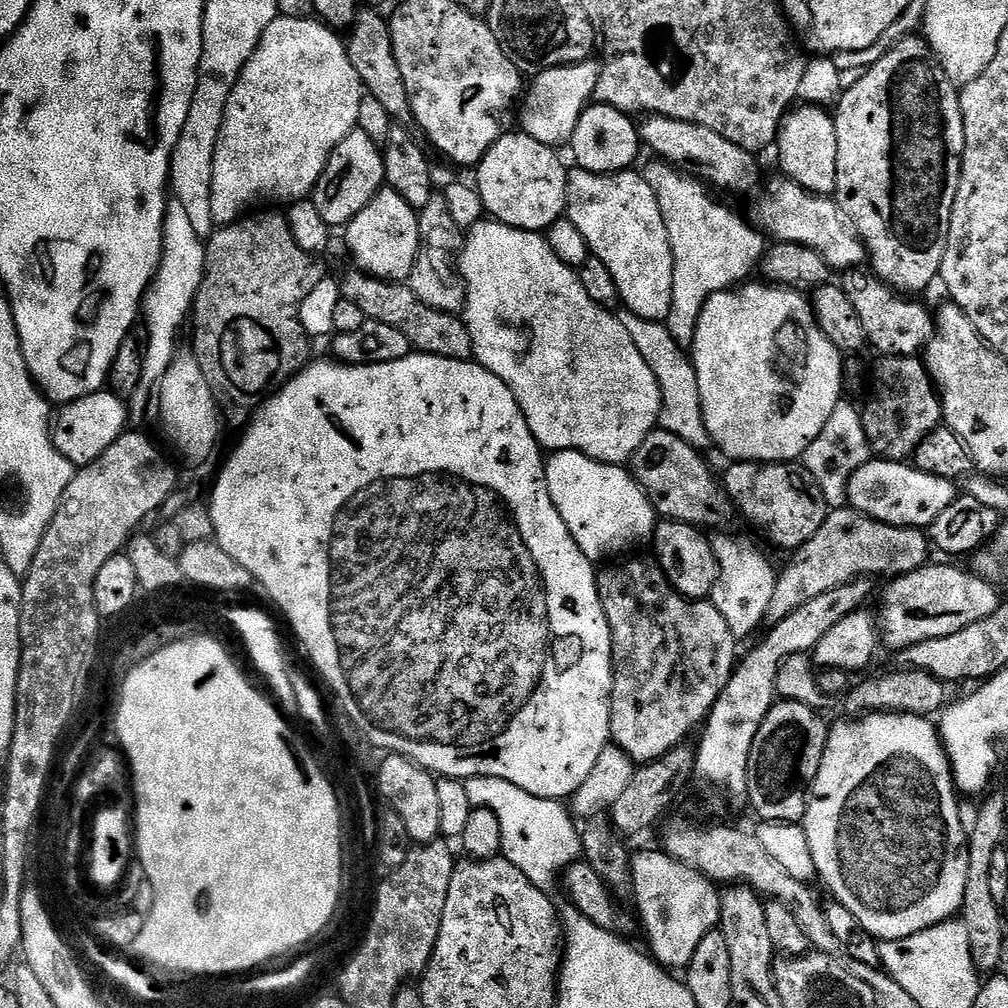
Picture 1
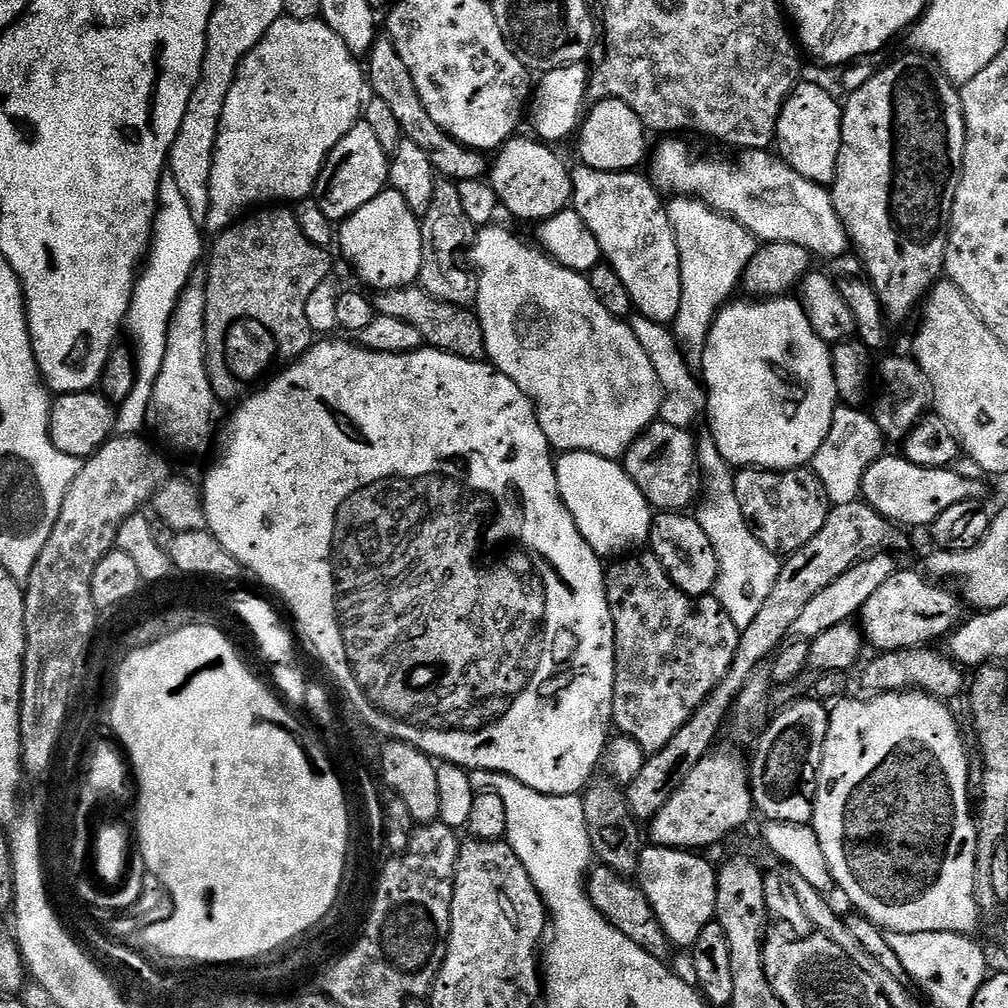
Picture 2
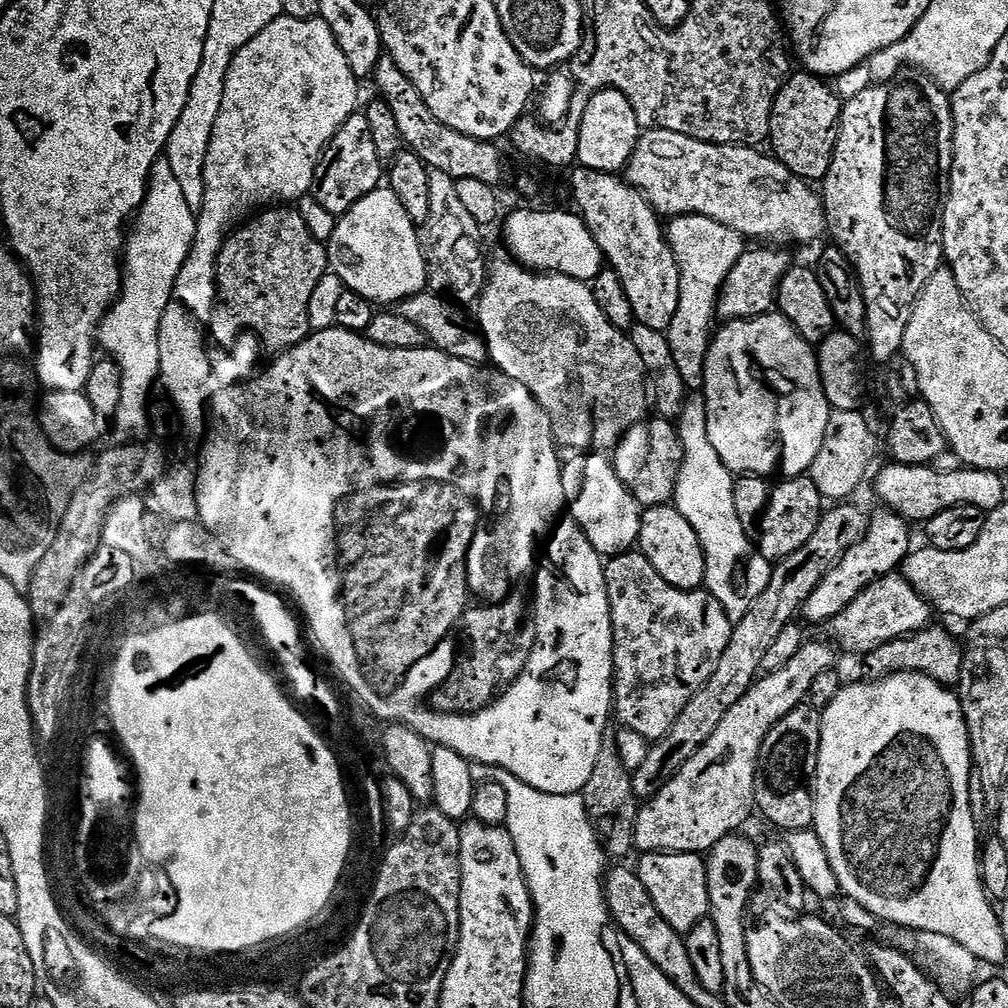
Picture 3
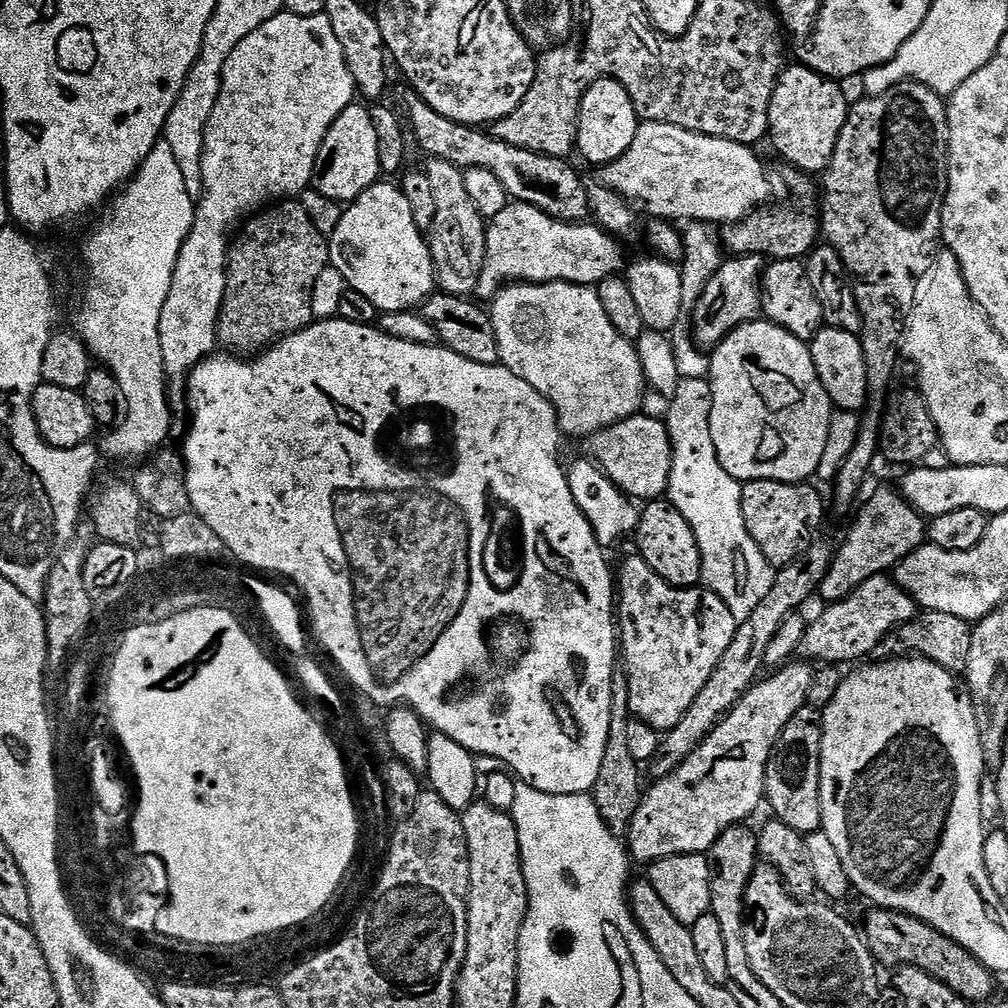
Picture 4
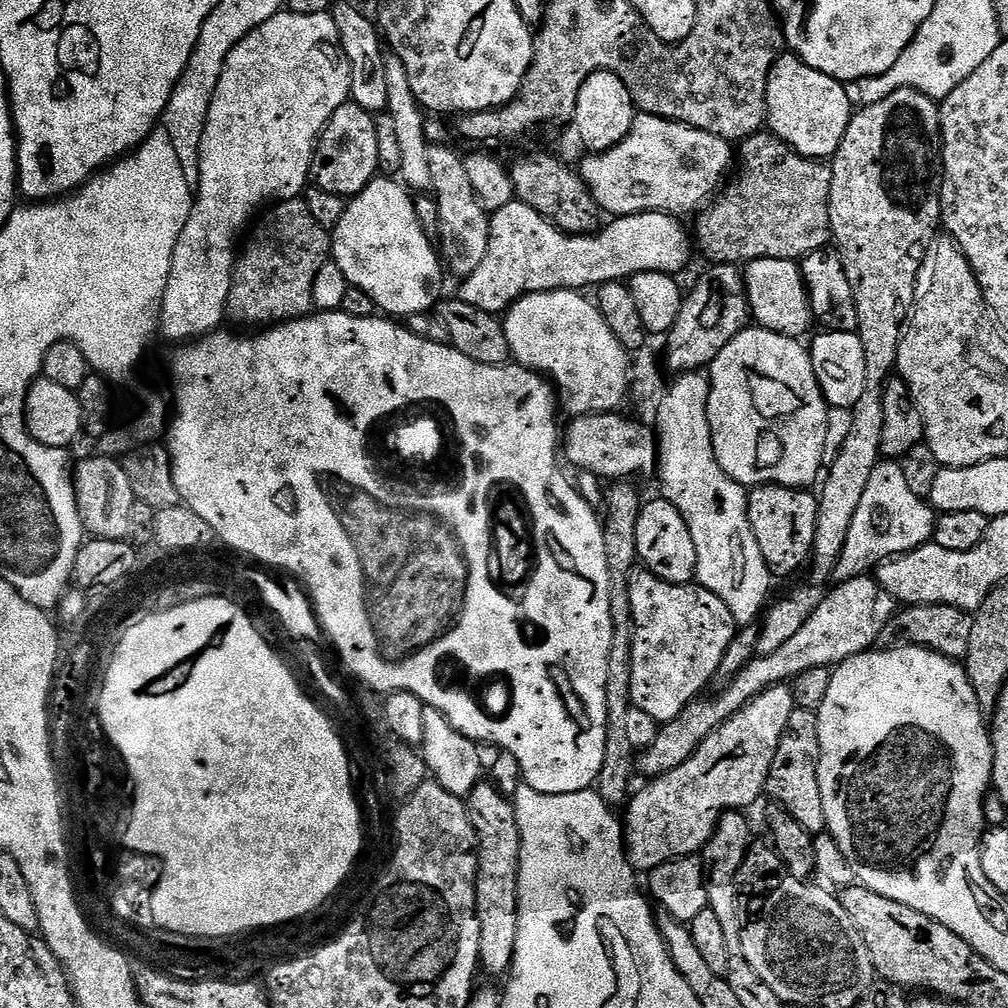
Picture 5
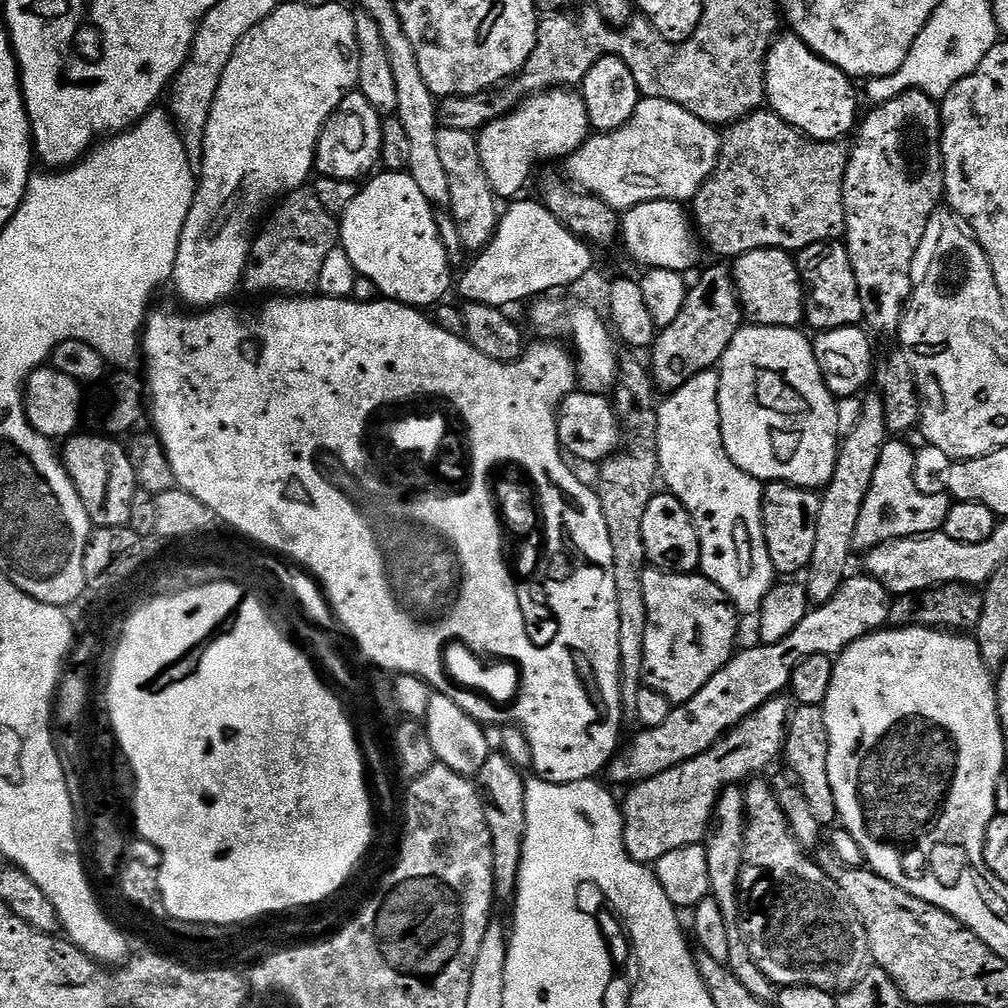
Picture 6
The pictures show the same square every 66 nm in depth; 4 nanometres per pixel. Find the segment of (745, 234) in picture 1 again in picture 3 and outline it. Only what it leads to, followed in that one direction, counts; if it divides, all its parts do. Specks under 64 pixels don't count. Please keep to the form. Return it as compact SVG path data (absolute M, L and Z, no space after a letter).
M673 216L667 221L666 235L675 260L679 264L678 307L670 322L666 338L678 373L687 389L701 391L704 387L705 363L714 330L716 300L734 262L746 250L745 237L722 222L705 216Z

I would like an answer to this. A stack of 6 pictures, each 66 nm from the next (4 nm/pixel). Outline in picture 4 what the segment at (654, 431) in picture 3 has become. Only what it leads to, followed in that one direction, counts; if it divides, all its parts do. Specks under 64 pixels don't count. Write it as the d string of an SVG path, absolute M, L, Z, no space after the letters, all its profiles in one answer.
M644 415L627 416L625 420L619 420L609 428L599 428L586 440L589 452L587 455L600 465L600 468L618 485L625 496L636 502L661 499L668 491L670 470L672 469L672 443L667 423L663 419L655 420L652 416Z

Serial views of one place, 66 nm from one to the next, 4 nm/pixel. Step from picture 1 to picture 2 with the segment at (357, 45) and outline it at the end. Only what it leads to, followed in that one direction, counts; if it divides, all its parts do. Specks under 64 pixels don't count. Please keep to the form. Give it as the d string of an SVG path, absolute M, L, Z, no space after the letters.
M387 38L377 39L366 57L366 63L368 63L368 68L366 64L366 84L371 95L382 99L386 105L390 106L391 113L398 120L403 139L414 142L414 145L426 154L436 174L453 182L485 179L485 153L477 152L474 148L459 144L437 127L434 120L426 114L426 110L416 93L414 82L410 78L410 72L406 70L406 62L402 62L402 58L398 58L398 50L394 50L391 40Z

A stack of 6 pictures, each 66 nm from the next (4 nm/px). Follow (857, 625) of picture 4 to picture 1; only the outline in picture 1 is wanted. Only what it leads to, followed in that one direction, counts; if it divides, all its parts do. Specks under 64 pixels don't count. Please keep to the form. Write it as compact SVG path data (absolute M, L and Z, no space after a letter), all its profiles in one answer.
M929 562L923 568L914 570L905 576L897 576L892 584L884 592L880 600L880 612L878 611L878 631L883 647L899 650L909 648L918 642L926 642L930 638L946 638L950 634L958 634L958 630L966 630L966 626L974 626L974 622L982 622L994 614L1002 603L1002 597L995 583L976 575L975 571L963 572L955 568L955 563L935 564Z

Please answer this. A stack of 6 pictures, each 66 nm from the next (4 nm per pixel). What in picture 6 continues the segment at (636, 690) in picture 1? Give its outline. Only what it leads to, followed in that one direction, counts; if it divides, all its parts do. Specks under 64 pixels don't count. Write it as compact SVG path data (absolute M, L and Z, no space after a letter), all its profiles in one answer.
M645 567L640 579L642 602L646 610L646 640L644 642L643 683L649 689L659 692L672 706L685 704L719 668L723 668L734 655L736 644L736 619L738 613L728 603L724 591L711 584L703 574L681 574L661 572L659 568Z

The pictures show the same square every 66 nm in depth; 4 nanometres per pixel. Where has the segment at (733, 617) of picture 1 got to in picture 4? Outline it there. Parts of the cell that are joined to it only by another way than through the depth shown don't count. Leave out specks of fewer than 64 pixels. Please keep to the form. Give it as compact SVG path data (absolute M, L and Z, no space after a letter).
M684 378L667 401L666 423L672 443L672 469L667 499L690 522L700 551L700 579L709 592L718 594L737 622L750 618L772 585L772 563L758 550L742 518L742 484L718 462L710 438L712 385L704 378Z

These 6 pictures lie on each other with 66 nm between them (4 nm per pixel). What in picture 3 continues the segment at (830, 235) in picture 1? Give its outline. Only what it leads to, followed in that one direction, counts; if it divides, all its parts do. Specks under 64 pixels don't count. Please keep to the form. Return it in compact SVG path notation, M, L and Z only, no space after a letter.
M650 128L641 135L640 141L636 143L636 149L632 152L632 157L628 159L626 165L626 179L633 188L637 188L637 190L652 203L652 207L656 209L661 217L705 216L706 218L714 218L714 222L722 222L728 228L733 228L745 238L751 238L751 236L789 236L790 239L797 240L800 244L814 243L820 235L825 235L826 232L824 202L821 193L817 191L817 189L815 192L815 190L812 189L815 187L813 187L809 181L794 176L786 165L776 159L775 155L769 154L767 151L765 151L766 153L760 151L764 150L756 146L745 146L742 144L711 144L710 142L702 142L698 138L690 138L686 134L678 134L674 130Z

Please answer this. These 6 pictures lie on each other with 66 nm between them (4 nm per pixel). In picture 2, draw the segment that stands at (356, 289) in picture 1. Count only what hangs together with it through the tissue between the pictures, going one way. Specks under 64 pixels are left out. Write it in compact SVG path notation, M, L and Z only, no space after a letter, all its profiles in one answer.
M419 286L390 288L381 291L377 296L380 297L374 300L375 311L386 318L398 318L410 323L418 330L427 347L467 360L480 360L485 355L484 335L475 311L436 300Z

